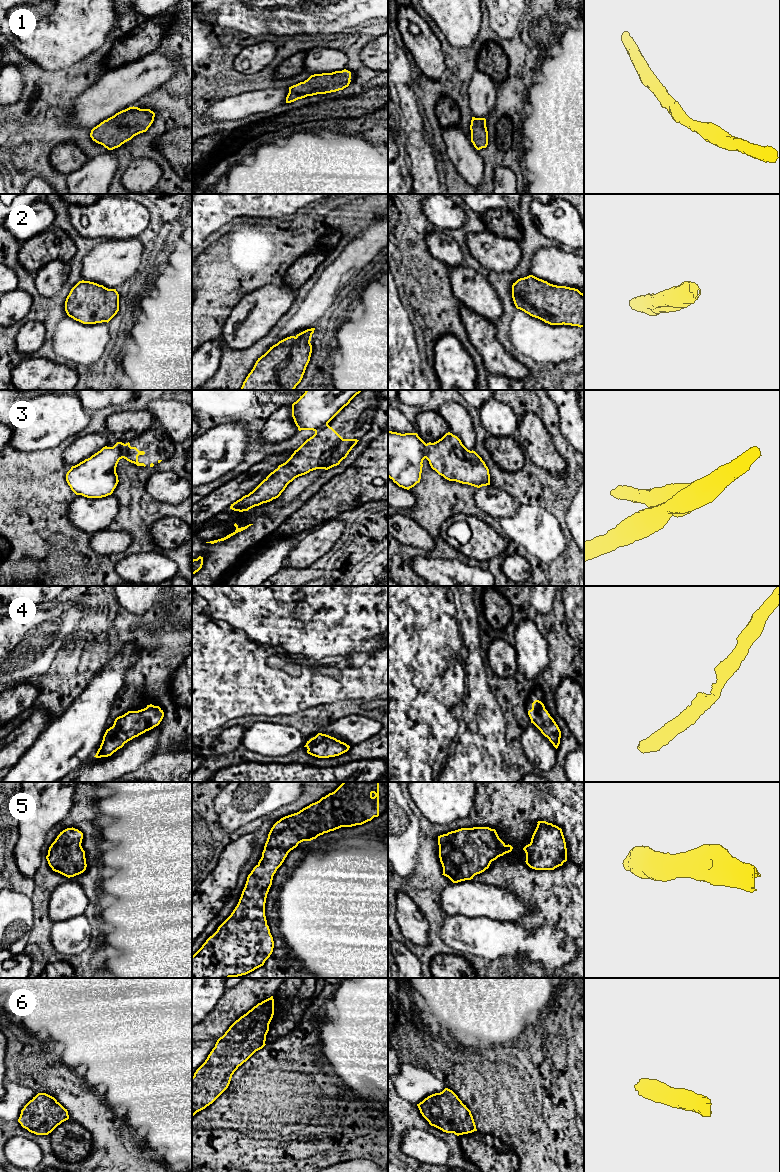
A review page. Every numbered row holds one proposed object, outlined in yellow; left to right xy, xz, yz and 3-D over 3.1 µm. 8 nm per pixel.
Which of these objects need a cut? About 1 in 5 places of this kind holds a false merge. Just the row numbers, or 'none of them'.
3

